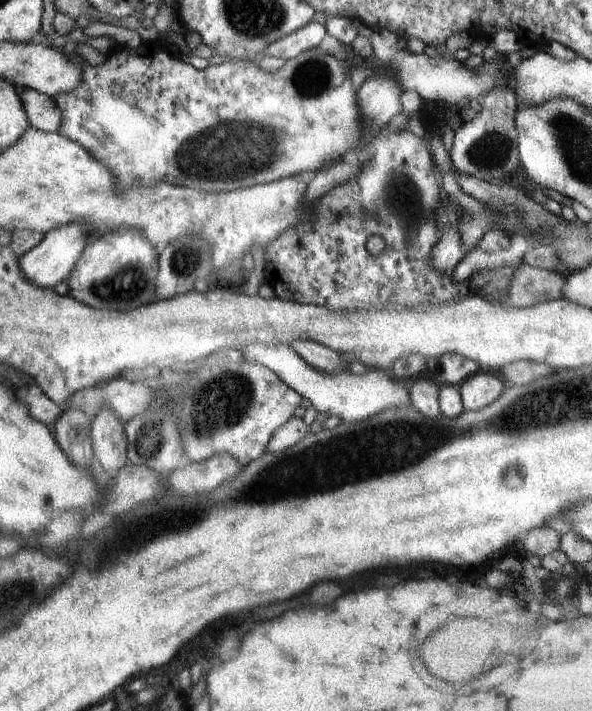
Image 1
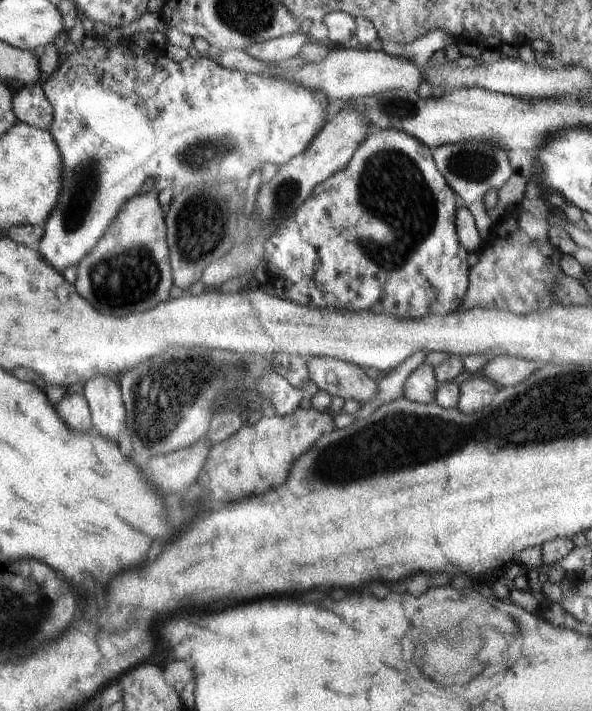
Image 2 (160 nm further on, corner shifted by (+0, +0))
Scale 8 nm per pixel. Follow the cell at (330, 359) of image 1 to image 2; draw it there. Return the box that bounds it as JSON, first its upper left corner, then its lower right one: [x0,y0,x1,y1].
[306,356,378,404]

